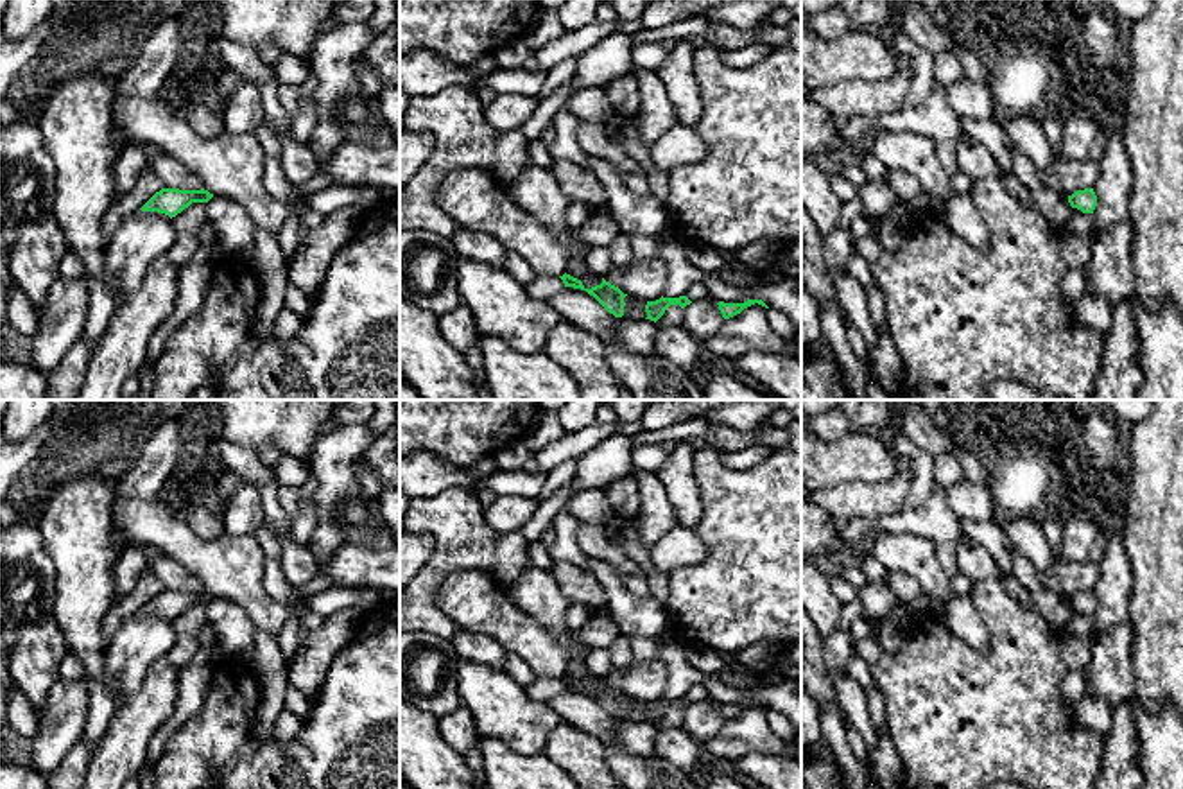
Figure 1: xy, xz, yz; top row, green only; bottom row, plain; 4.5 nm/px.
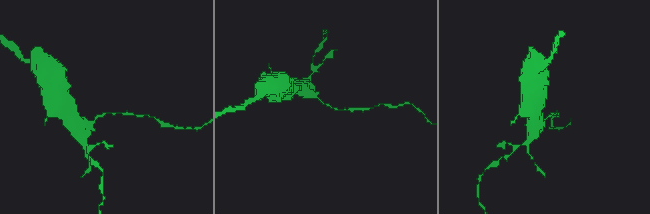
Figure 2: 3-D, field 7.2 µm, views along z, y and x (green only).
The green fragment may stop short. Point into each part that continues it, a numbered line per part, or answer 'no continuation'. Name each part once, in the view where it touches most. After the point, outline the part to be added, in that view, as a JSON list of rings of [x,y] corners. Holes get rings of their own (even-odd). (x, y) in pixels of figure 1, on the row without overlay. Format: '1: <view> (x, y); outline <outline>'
no continuation

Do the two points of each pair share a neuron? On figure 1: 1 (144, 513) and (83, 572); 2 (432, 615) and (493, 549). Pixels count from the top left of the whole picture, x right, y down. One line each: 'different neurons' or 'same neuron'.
1: different neurons
2: same neuron

